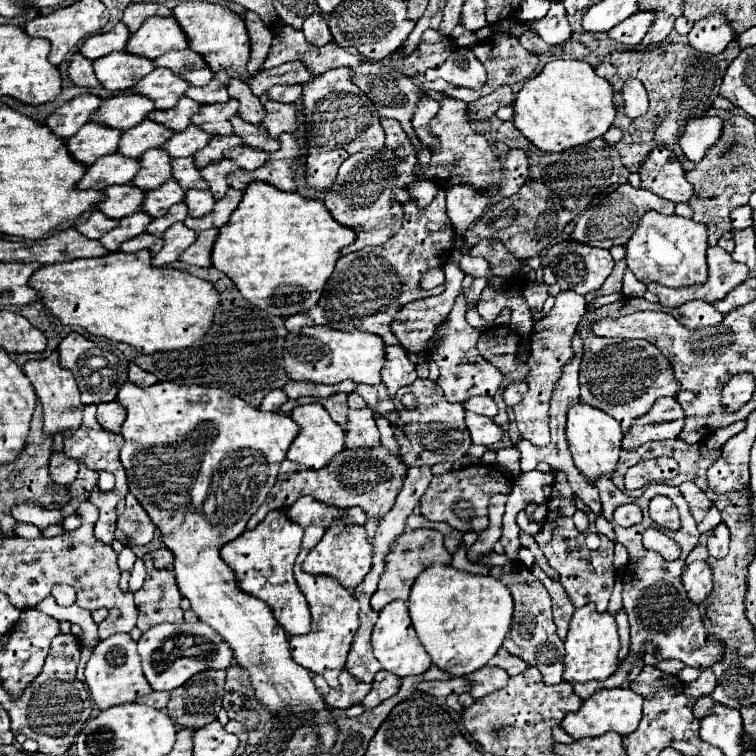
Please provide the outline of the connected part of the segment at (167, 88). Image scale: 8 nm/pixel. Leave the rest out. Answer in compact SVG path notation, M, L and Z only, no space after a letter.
M154 68L132 90L154 100L156 110L170 110L186 94L188 82L172 74L168 68Z

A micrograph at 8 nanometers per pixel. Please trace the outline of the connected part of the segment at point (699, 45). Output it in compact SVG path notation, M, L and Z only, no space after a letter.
M714 12L694 22L692 30L688 32L688 42L694 50L706 54L720 54L734 36L734 30L726 24L722 14Z

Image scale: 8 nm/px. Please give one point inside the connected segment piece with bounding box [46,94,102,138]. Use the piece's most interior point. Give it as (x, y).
(72, 115)

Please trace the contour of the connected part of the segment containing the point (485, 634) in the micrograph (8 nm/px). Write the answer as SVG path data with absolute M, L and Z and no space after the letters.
M444 564L420 572L408 606L412 626L434 666L452 676L472 674L488 664L508 634L514 610L508 588L496 578L462 572Z

